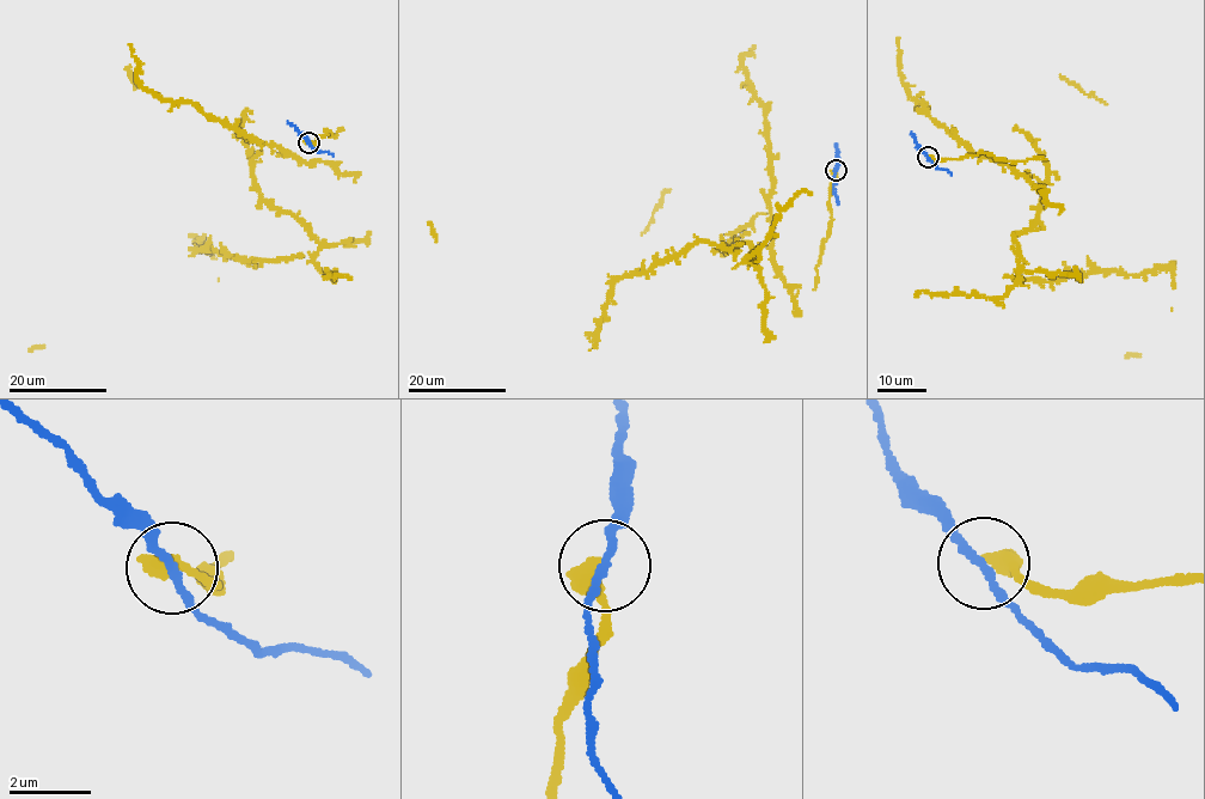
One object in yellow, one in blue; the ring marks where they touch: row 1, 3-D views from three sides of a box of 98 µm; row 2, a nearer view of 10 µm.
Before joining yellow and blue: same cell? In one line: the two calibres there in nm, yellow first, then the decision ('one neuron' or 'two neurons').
440/190 nm | two neurons

